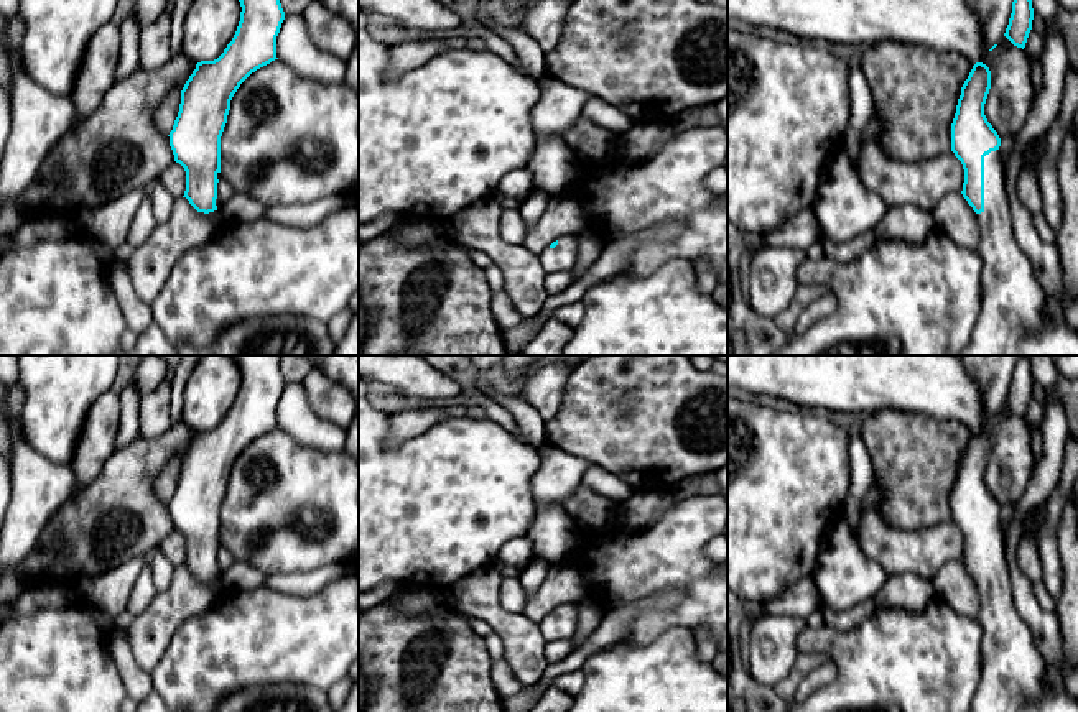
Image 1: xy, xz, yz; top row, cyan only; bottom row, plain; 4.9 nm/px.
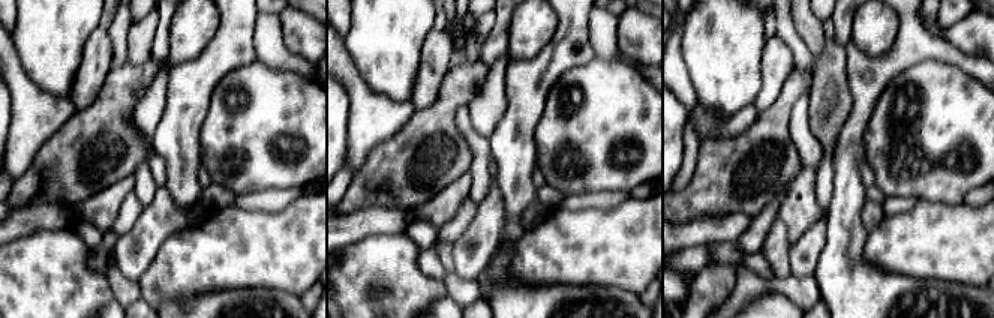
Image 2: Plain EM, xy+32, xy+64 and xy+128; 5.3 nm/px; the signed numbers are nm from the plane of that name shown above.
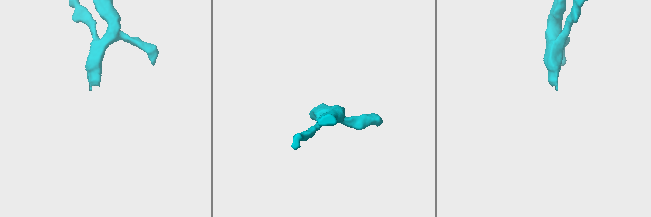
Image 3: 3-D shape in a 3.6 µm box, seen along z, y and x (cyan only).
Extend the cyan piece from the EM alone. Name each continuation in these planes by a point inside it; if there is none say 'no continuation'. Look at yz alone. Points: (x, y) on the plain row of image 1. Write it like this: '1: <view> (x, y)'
1: yz (1012, 673)

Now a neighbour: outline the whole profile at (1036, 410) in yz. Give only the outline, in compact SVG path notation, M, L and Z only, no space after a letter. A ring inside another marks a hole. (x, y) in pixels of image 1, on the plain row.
M1030 398L1024 416L1027 429L1039 428L1042 424L1043 414L1045 414L1045 405L1037 401L1035 398Z

